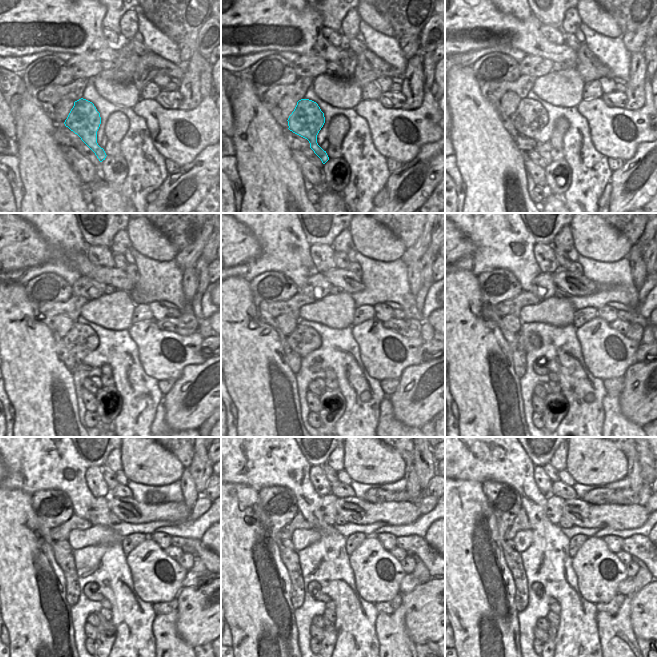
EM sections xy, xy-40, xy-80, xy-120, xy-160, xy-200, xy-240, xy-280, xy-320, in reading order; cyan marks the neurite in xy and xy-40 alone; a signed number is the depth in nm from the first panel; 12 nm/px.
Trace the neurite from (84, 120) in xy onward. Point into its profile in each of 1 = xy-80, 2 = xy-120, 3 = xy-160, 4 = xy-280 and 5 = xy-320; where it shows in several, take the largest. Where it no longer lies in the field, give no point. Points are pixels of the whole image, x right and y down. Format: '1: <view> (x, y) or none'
1: xy-80 (530, 117)
2: xy-120 (81, 340)
3: xy-160 (303, 340)
4: xy-280 (328, 626)
5: xy-320 (552, 630)

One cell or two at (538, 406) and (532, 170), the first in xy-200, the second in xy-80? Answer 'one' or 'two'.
one

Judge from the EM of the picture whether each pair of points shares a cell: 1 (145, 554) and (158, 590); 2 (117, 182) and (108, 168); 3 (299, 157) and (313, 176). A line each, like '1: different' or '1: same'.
1: same
2: same
3: same

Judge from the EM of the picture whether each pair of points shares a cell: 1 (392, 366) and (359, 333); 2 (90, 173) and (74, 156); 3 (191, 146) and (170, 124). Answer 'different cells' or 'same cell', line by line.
1: same cell
2: same cell
3: same cell

